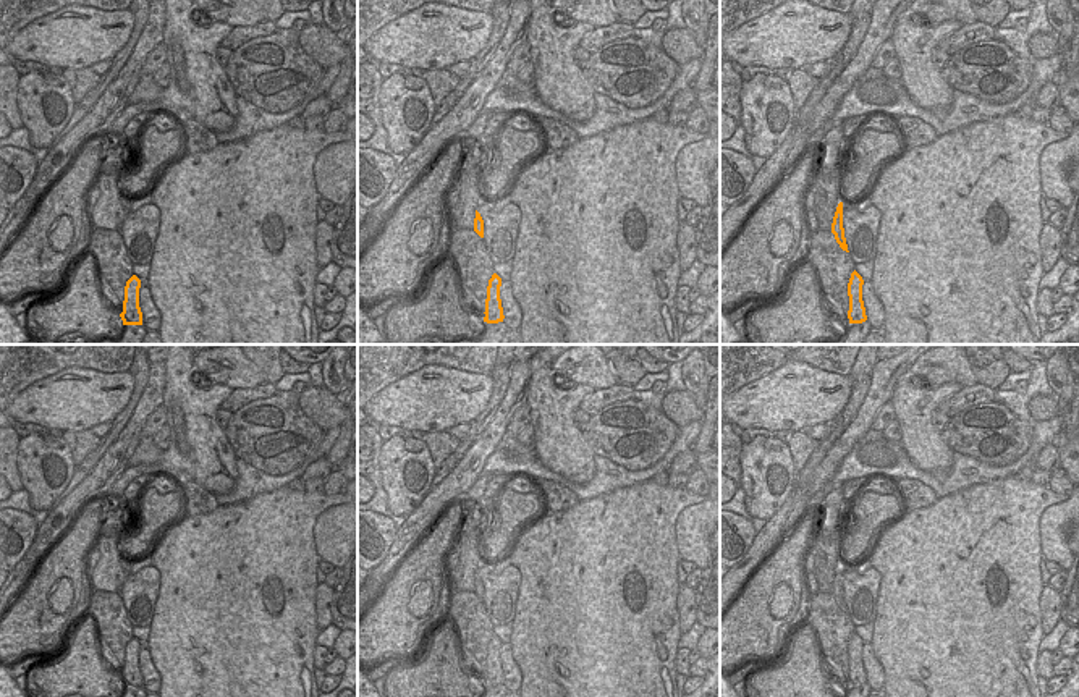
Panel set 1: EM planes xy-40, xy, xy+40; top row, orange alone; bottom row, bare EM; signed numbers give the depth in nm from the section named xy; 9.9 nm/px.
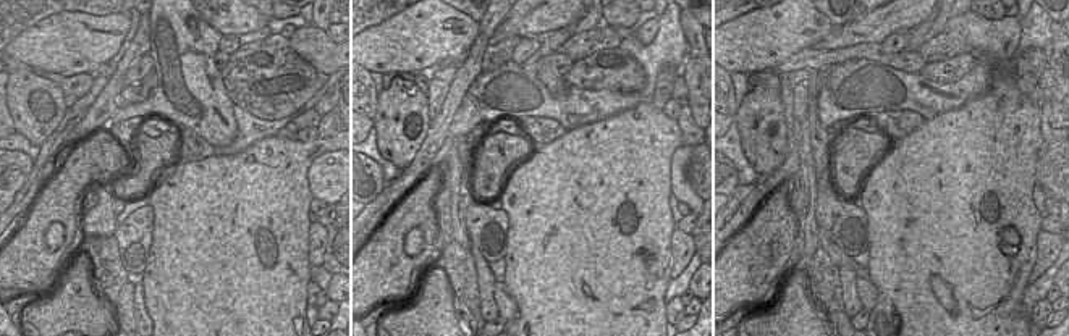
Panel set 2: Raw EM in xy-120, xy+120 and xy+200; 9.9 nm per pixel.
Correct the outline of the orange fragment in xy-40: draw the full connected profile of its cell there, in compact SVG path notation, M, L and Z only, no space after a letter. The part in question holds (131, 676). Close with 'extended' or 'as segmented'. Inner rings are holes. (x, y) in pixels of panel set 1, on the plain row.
M133 637L125 648L123 674L120 676L123 687L142 687L142 674L139 670L141 642Z | as segmented

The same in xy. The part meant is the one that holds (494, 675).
M493 636L487 648L487 661L484 674L485 676L484 684L487 686L498 686L503 684L505 681L500 661L500 648L501 648L501 640L497 636Z | as segmented

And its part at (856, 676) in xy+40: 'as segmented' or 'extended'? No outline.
as segmented

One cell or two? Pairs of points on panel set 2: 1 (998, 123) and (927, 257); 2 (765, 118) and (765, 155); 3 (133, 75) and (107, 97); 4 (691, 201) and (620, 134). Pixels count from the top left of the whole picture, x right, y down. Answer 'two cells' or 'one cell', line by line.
1: one cell
2: one cell
3: two cells
4: two cells

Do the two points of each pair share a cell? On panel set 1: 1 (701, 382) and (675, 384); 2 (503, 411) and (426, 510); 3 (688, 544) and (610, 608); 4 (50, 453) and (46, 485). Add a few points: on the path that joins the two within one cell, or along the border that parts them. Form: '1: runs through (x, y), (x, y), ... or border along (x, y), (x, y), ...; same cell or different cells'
1: border along (681, 361), (681, 380), (688, 390); different cells
2: runs through (492, 435), (478, 451), (473, 463), (450, 485); same cell
3: border along (678, 513), (675, 537), (677, 552), (681, 558); different cells
4: runs through (47, 461), (46, 477); same cell

